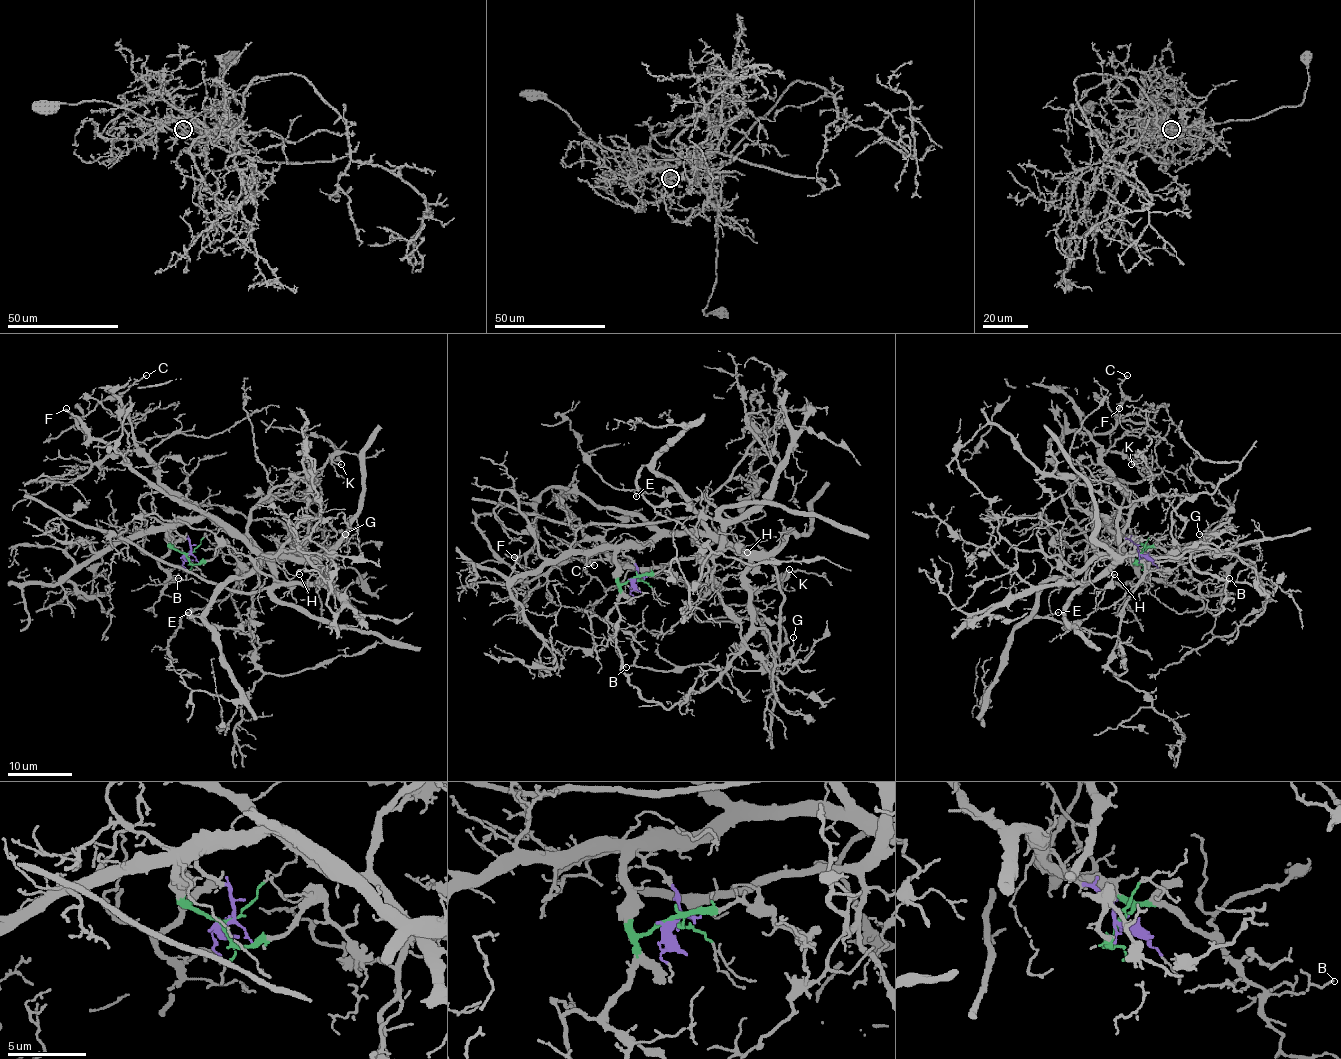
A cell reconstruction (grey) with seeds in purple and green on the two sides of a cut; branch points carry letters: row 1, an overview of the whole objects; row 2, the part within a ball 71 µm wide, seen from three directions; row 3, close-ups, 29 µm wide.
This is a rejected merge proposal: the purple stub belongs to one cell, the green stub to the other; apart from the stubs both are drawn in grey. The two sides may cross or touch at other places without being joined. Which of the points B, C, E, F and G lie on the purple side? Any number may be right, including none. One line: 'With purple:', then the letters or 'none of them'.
With purple: none of them

